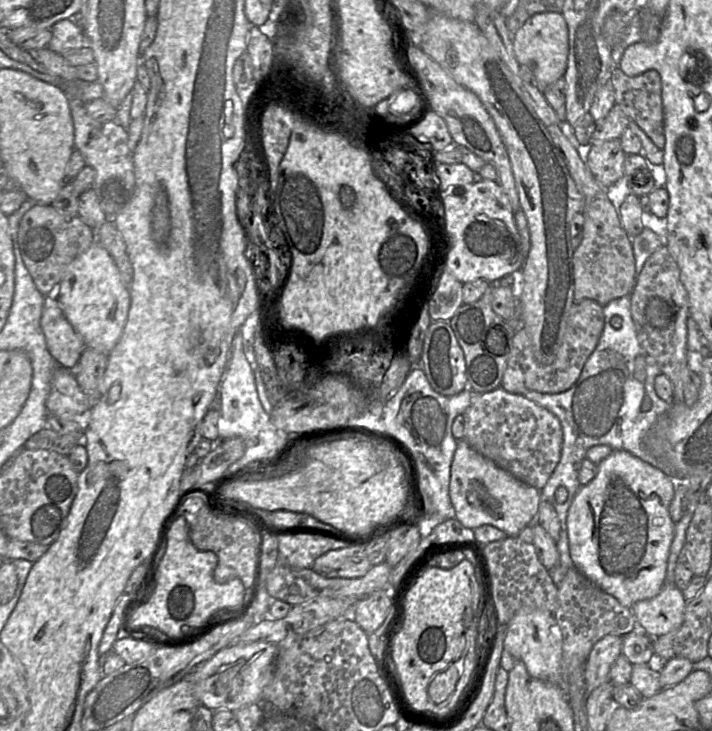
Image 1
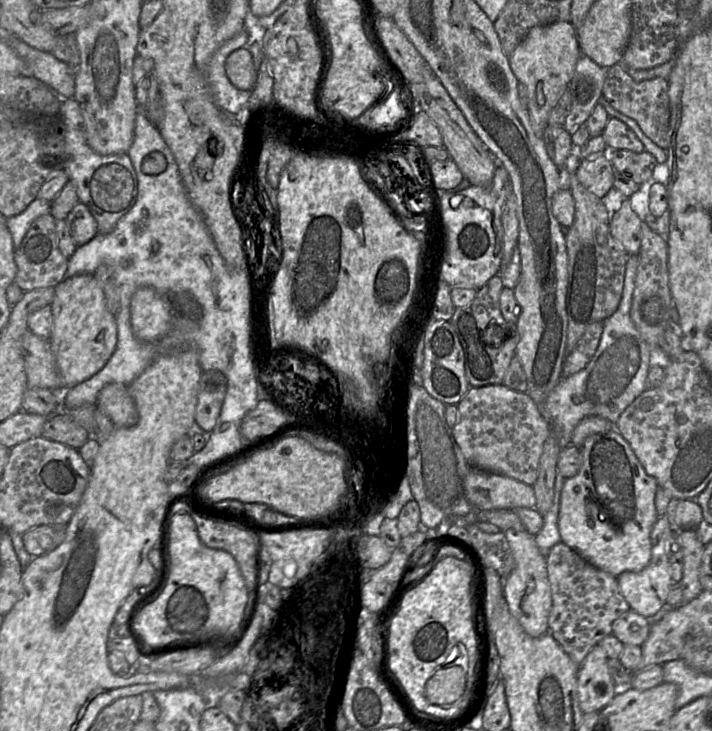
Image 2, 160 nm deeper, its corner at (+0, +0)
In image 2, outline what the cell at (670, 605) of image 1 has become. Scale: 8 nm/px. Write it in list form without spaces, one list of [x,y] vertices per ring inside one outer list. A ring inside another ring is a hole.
[[[668,516],[658,517],[650,534],[651,559],[648,565],[641,571],[625,571],[617,577],[620,591],[628,602],[630,609],[650,620],[666,607],[666,600],[673,583],[665,552],[665,546],[672,531],[673,526]]]

